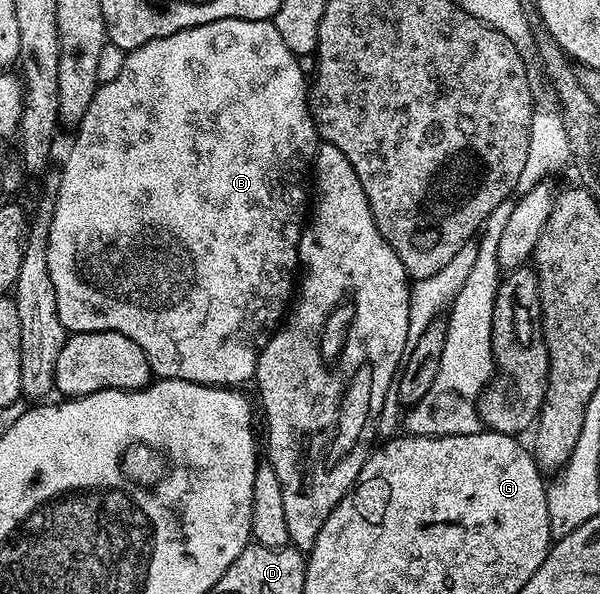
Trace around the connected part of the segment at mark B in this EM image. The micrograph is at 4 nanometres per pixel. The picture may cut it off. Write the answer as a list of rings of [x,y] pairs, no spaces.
[[[224,18],[192,26],[159,40],[150,40],[133,52],[125,53],[125,58],[120,74],[112,81],[99,83],[95,90],[91,105],[77,126],[78,137],[62,164],[62,177],[54,196],[54,217],[50,223],[46,253],[60,322],[70,334],[119,332],[124,338],[132,338],[132,342],[144,350],[151,373],[163,380],[242,386],[245,380],[254,380],[262,332],[269,333],[283,319],[296,288],[294,271],[297,273],[300,268],[298,247],[308,220],[306,180],[308,184],[308,173],[320,143],[318,129],[310,114],[307,73],[306,76],[302,73],[299,57],[284,46],[280,30],[276,30],[270,20]]]

